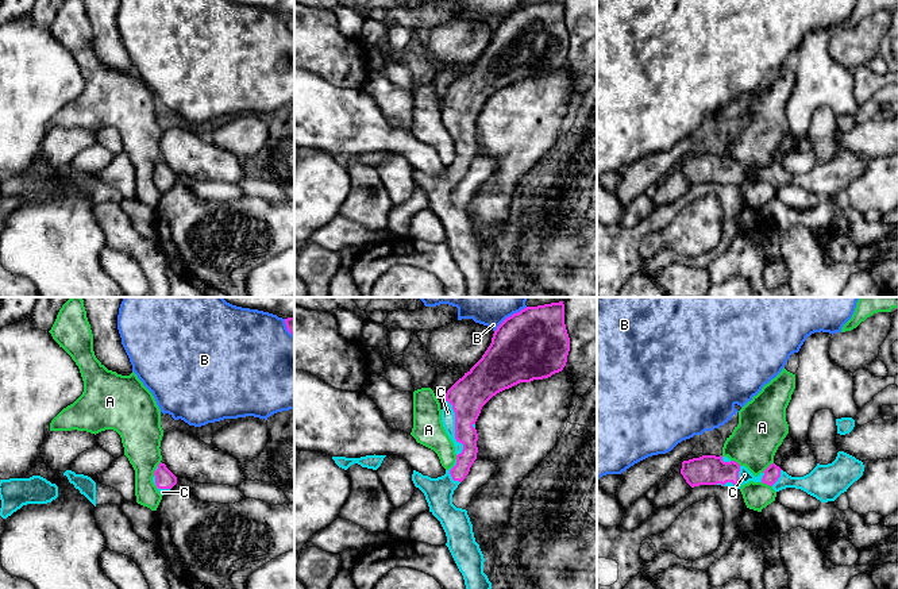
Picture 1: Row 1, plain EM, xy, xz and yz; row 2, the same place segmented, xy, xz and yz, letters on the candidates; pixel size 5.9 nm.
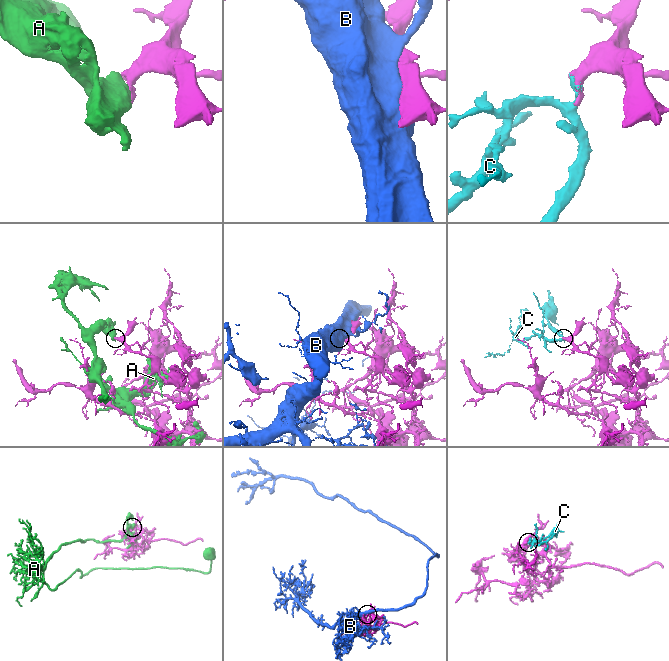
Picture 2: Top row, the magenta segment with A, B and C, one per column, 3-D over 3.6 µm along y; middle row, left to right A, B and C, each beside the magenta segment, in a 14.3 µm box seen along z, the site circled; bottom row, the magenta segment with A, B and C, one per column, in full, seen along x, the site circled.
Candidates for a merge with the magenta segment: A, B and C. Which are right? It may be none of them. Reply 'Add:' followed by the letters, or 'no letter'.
Add: C

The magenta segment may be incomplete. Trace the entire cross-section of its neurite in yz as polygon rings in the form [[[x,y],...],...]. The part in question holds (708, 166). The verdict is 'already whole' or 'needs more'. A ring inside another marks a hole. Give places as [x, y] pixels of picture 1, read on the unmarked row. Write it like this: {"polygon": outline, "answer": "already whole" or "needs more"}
{"polygon": [[[839,149],[832,161],[817,161],[803,174],[791,174],[775,161],[755,174],[745,163],[722,153],[702,153],[683,158],[681,166],[681,172],[691,185],[721,182],[740,186],[744,181],[754,178],[767,181],[775,189],[786,185],[801,186],[821,200],[835,199],[863,173],[863,169],[863,159],[844,149]]], "answer": "needs more"}

